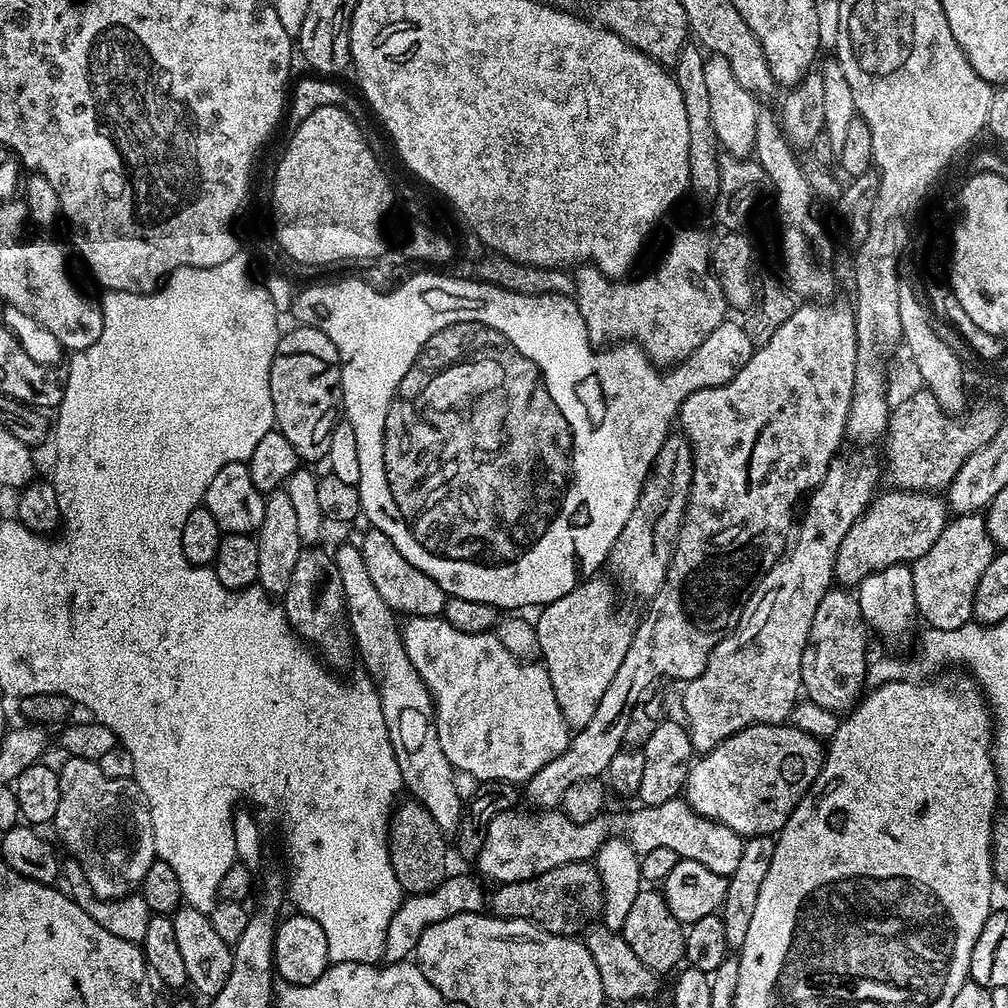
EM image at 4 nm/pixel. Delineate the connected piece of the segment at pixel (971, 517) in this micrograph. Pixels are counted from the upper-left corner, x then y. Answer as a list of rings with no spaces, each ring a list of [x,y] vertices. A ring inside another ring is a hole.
[[[980,514],[957,515],[950,523],[944,527],[942,534],[938,538],[938,542],[934,542],[934,546],[930,546],[930,550],[926,550],[926,554],[922,558],[912,561],[910,566],[918,566],[918,576],[920,578],[940,578],[940,582],[950,582],[950,564],[956,558],[960,560],[962,556],[962,564],[958,564],[956,568],[956,584],[962,592],[956,594],[956,628],[963,624],[969,623],[973,619],[972,607],[974,606],[974,598],[976,597],[976,587],[982,578],[982,570],[986,570],[986,566],[990,566],[994,555],[994,545],[988,539],[988,525],[985,517]],[[944,566],[946,566],[946,578],[944,578]],[[938,572],[938,574],[934,574]]]

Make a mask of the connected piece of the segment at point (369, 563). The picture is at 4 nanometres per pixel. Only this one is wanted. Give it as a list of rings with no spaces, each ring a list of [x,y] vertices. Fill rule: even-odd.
[[[369,527],[367,531],[364,537],[359,537],[358,543],[362,550],[362,558],[366,561],[366,570],[370,573],[370,579],[374,581],[378,594],[382,594],[386,606],[390,606],[393,612],[403,614],[405,617],[439,617],[443,613],[446,599],[442,586],[438,586],[434,578],[422,574],[418,566],[410,566],[410,562],[406,562],[406,558],[398,554],[394,542],[390,542],[390,538],[382,534],[382,530]]]

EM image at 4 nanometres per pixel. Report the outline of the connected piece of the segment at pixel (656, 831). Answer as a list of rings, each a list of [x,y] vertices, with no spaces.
[[[677,798],[670,802],[662,802],[662,806],[636,806],[636,809],[621,822],[623,839],[628,841],[637,854],[650,850],[658,850],[658,846],[666,846],[674,850],[680,859],[690,862],[702,862],[702,866],[714,870],[714,874],[730,877],[738,870],[738,862],[742,859],[745,837],[739,836],[730,826],[722,826],[722,822],[706,818],[693,810],[688,801]]]

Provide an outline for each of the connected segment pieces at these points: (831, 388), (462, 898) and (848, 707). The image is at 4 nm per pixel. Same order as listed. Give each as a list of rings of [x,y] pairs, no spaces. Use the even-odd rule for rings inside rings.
[[[804,302],[801,303],[786,318],[786,322],[775,325],[771,329],[772,337],[764,345],[757,347],[744,365],[730,378],[725,384],[719,384],[713,388],[703,388],[697,392],[691,392],[680,404],[678,413],[678,424],[682,427],[683,435],[688,437],[692,443],[692,485],[688,495],[688,505],[684,511],[684,521],[680,527],[680,537],[676,539],[676,548],[672,552],[672,561],[668,567],[666,578],[662,582],[660,592],[657,596],[651,597],[648,613],[636,625],[636,633],[632,635],[632,645],[630,650],[626,650],[626,658],[622,658],[622,666],[618,666],[618,674],[614,674],[610,686],[606,686],[606,694],[602,694],[602,702],[598,702],[598,710],[590,717],[590,722],[579,729],[571,737],[568,749],[558,758],[546,762],[542,770],[538,770],[526,781],[526,800],[540,810],[556,810],[560,808],[562,798],[566,794],[569,786],[574,786],[574,782],[583,780],[594,780],[603,777],[607,773],[610,761],[614,759],[614,754],[618,754],[625,747],[626,722],[630,722],[630,710],[642,698],[644,692],[653,687],[655,680],[660,680],[665,676],[668,680],[680,680],[687,682],[698,678],[702,670],[706,670],[706,662],[710,658],[712,648],[722,642],[729,632],[736,629],[740,623],[740,616],[744,613],[744,608],[760,584],[763,576],[780,561],[790,544],[790,537],[794,532],[794,516],[792,520],[792,507],[801,500],[805,494],[811,493],[813,488],[817,488],[826,478],[826,470],[832,465],[832,459],[841,451],[840,443],[846,440],[848,430],[848,415],[852,405],[852,395],[854,394],[854,382],[856,381],[856,313],[851,307],[837,302]]]
[[[449,874],[434,890],[423,892],[420,896],[409,895],[407,898],[401,899],[398,910],[394,914],[394,918],[390,918],[390,926],[386,930],[383,959],[388,962],[408,960],[416,951],[418,938],[434,922],[442,922],[454,914],[463,912],[484,912],[486,892],[484,896],[483,886],[485,887],[485,885],[475,875],[472,876]]]
[[[836,586],[818,602],[814,622],[810,626],[808,647],[802,654],[800,683],[803,691],[820,708],[828,712],[847,714],[860,703],[868,673],[868,635],[870,629],[864,622],[859,599],[851,591]]]

